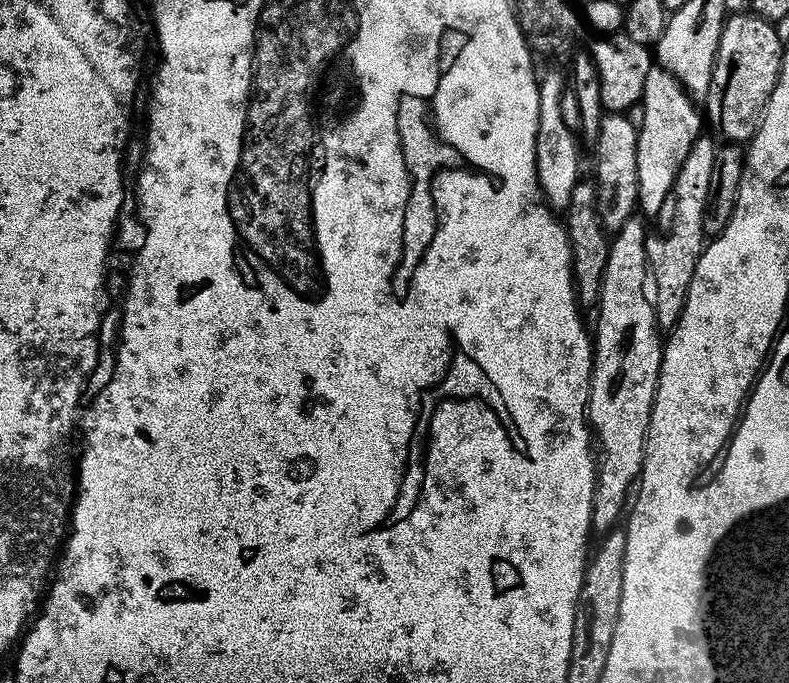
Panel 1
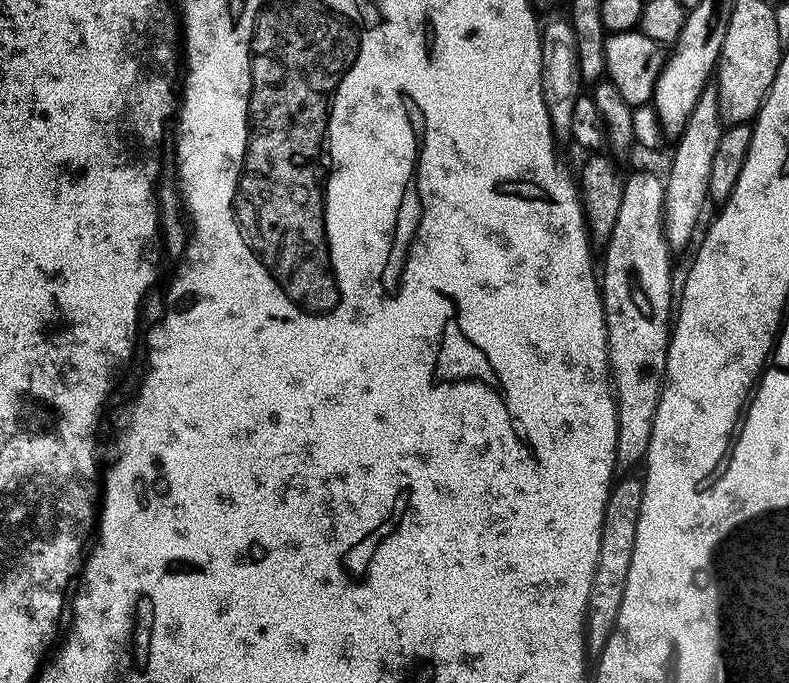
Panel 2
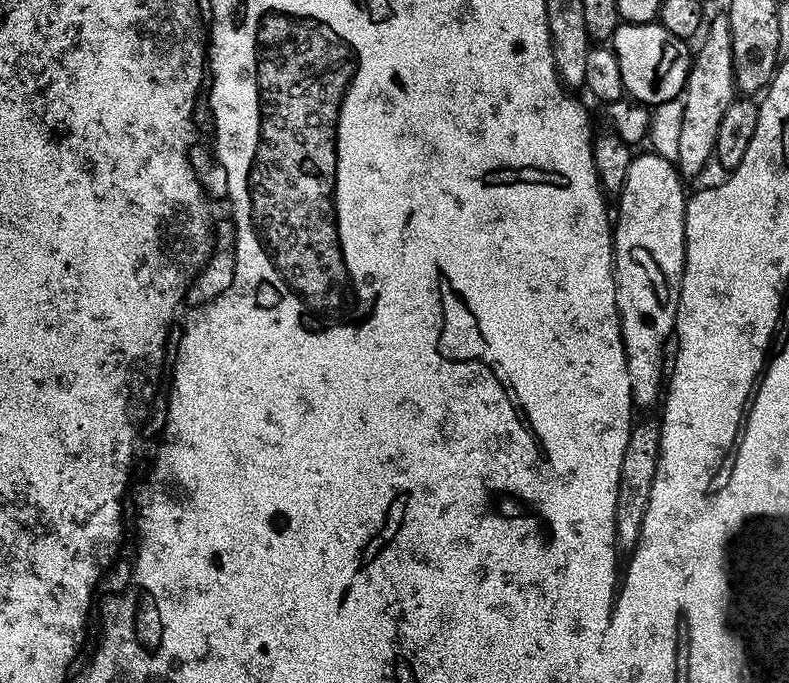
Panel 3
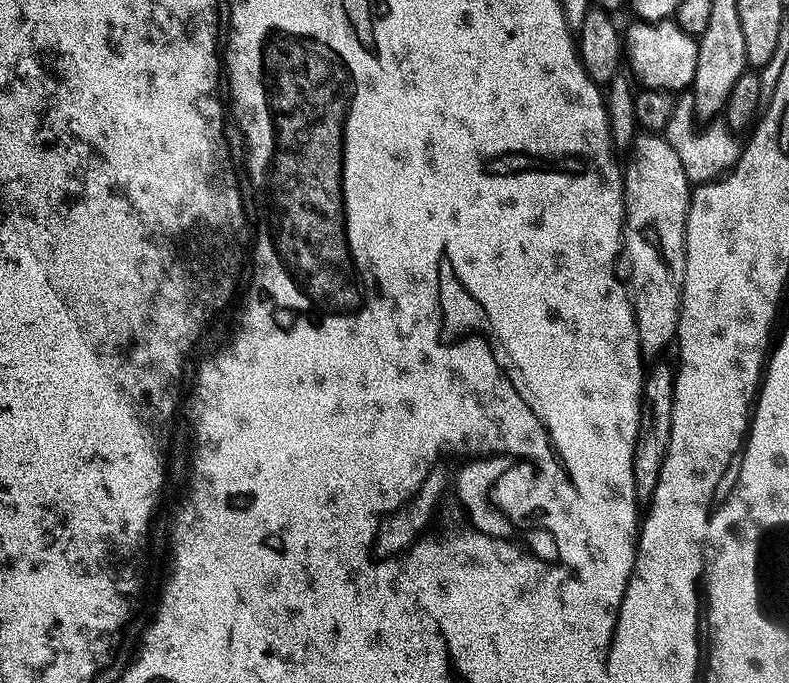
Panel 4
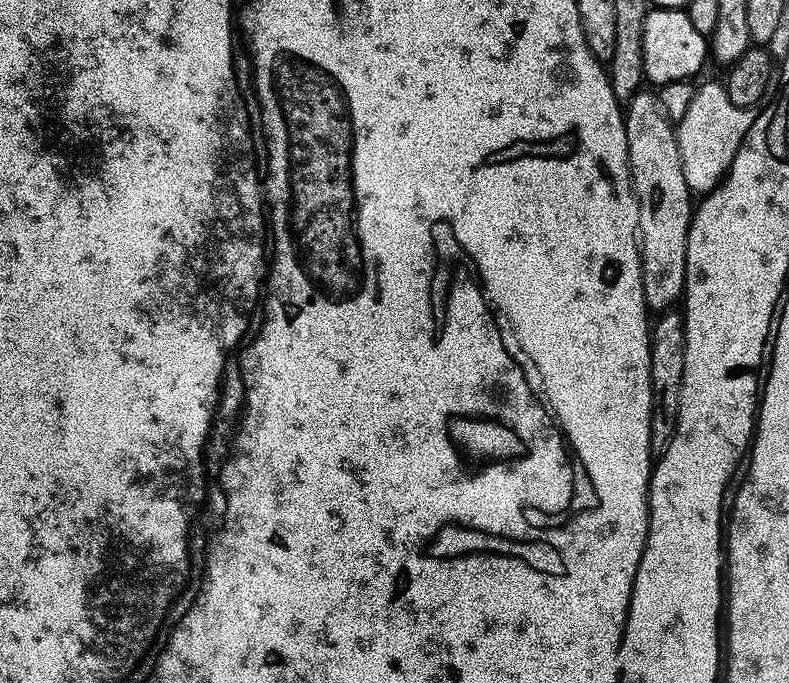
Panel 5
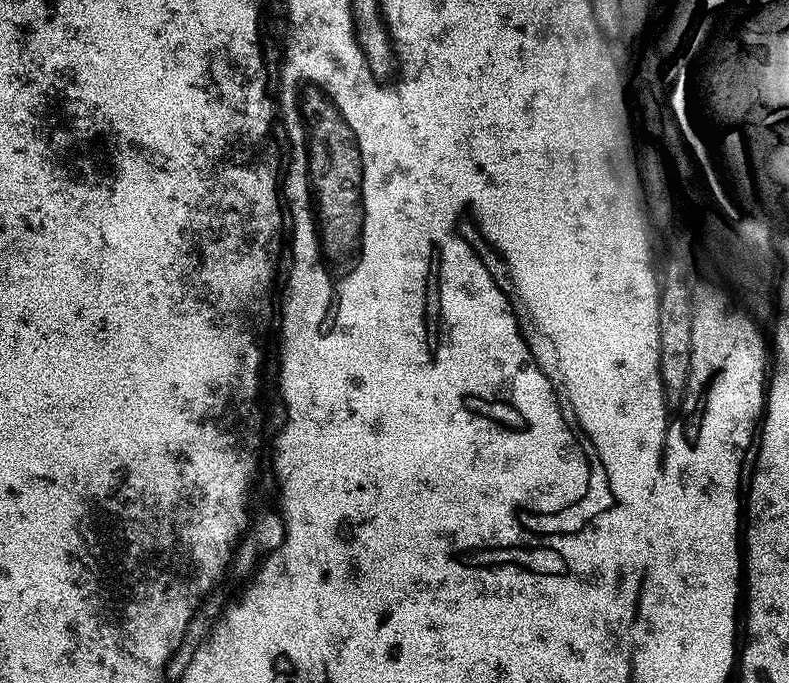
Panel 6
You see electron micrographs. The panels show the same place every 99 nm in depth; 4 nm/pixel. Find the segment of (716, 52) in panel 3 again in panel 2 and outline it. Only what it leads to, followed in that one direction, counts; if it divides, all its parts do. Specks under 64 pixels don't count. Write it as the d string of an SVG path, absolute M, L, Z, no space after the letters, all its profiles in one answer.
M704 87L698 102L694 102L694 110L690 110L690 118L686 118L686 126L675 137L676 149L672 152L668 176L664 180L664 236L668 240L668 247L673 250L684 248L691 242L696 223L704 212L704 203L710 200L710 166L714 163L714 149L725 127L720 118L715 87Z

